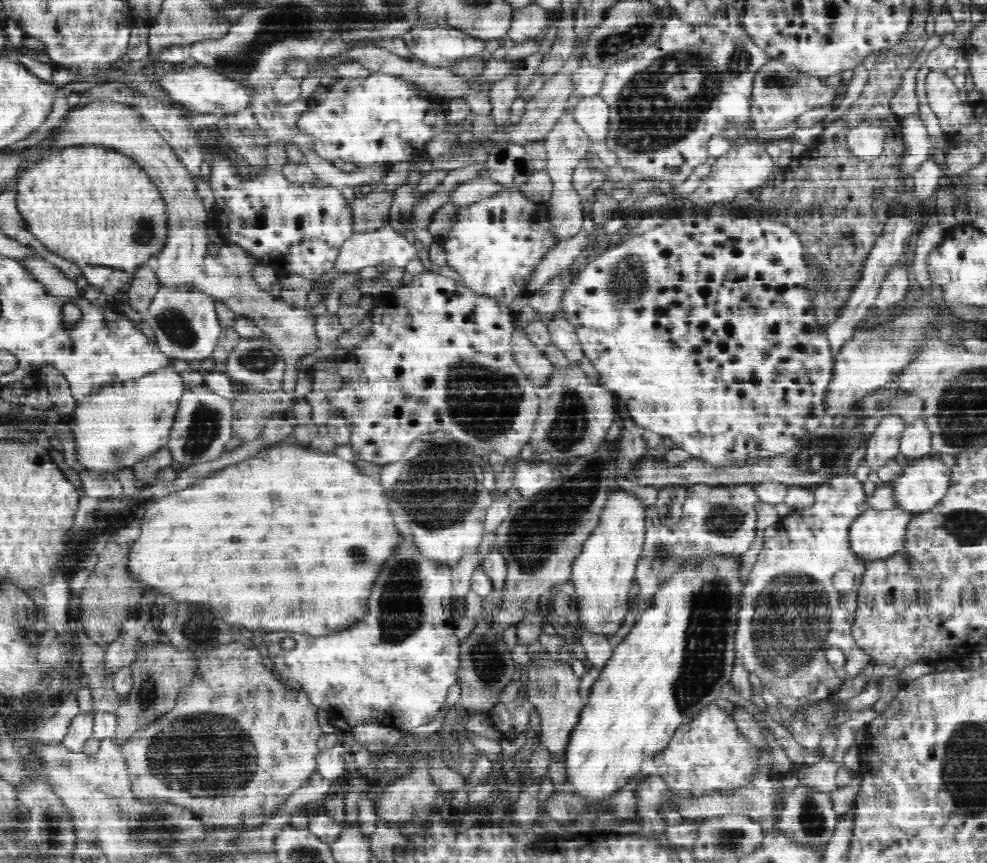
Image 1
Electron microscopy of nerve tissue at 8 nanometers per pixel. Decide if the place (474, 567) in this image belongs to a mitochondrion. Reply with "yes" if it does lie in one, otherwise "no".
no

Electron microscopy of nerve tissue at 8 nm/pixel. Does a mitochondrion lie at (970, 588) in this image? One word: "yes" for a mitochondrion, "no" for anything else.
no

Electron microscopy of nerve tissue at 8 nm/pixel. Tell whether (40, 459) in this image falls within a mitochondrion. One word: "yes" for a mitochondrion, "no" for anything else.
no

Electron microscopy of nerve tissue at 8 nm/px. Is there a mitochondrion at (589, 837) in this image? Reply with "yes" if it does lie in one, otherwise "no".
no

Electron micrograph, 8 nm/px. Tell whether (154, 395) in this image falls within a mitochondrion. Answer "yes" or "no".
no

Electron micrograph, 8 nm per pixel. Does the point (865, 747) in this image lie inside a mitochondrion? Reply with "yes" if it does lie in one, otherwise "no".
no

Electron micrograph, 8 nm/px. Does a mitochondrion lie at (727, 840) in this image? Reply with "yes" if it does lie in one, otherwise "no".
yes

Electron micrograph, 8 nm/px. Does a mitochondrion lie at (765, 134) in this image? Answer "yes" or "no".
no

